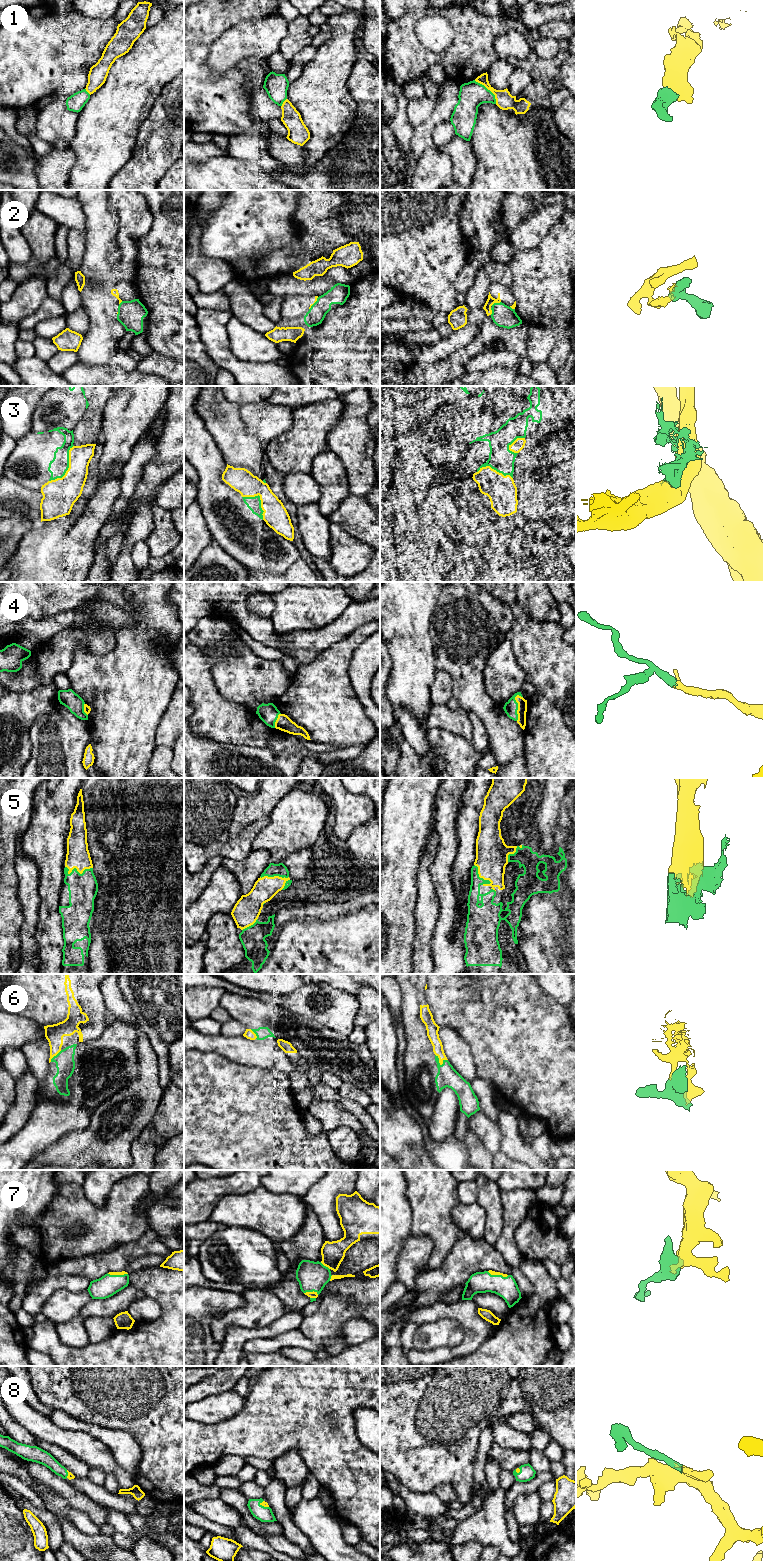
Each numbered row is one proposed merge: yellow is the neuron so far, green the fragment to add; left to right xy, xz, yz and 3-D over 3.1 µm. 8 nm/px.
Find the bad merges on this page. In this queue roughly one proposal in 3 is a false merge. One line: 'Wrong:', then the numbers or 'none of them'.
Wrong: 1, 2

